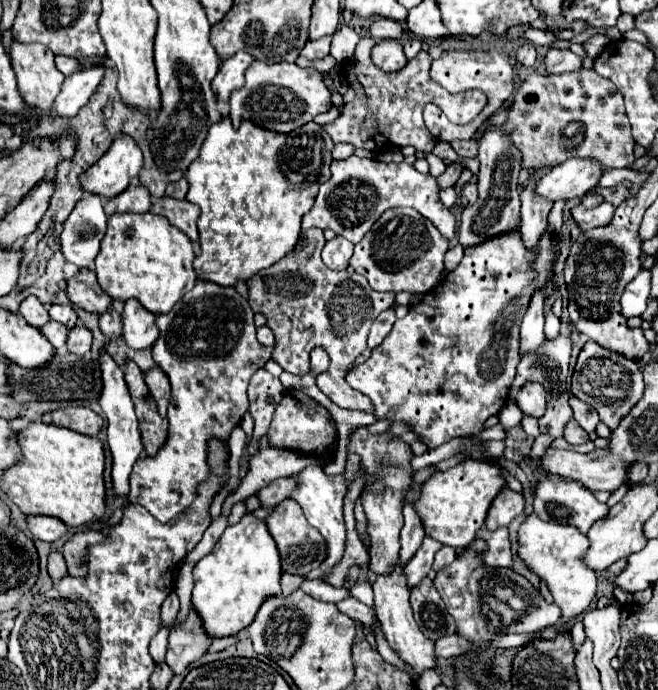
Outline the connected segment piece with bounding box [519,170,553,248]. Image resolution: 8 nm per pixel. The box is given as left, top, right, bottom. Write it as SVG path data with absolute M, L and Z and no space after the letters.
M541 170L531 172L529 182L521 190L521 236L527 248L535 248L539 236L547 228L547 216L553 206L553 200L541 200L541 196L533 196L533 184L541 180Z

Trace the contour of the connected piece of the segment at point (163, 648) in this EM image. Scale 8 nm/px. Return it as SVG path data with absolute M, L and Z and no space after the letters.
M172 626L164 627L151 639L149 644L149 652L157 664L165 661L167 652L168 637Z

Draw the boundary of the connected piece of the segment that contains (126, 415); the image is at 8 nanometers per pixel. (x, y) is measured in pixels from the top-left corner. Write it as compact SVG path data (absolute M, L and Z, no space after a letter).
M101 348L99 350L99 364L101 364L101 380L103 380L103 388L101 388L101 396L99 396L99 404L107 416L107 438L109 438L109 448L113 454L113 486L115 492L125 496L129 492L129 474L131 468L135 464L135 460L139 458L143 444L141 444L141 436L137 430L137 416L135 416L135 408L125 384L125 374L119 368L119 364L111 358L111 354Z

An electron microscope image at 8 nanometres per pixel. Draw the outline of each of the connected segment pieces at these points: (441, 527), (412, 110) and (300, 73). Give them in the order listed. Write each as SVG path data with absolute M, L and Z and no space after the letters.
M467 458L465 462L449 470L435 472L423 484L421 494L415 500L415 508L429 536L459 550L471 544L475 540L477 530L485 526L485 516L491 508L491 502L503 488L507 488L507 482L499 462Z
M373 38L359 40L353 58L341 66L341 74L345 76L345 80L349 80L349 86L355 90L357 96L333 124L325 126L325 132L329 132L333 142L351 142L355 144L355 148L365 148L371 152L381 150L385 144L393 144L399 148L415 146L421 152L433 152L435 138L423 122L425 104L437 104L439 108L443 108L449 120L457 124L471 122L483 110L487 102L483 92L473 90L452 95L429 78L431 56L425 50L421 50L413 60L409 60L403 70L381 72L371 60L373 46Z
M253 62L245 72L245 86L231 94L229 106L229 118L233 120L235 128L241 120L251 120L255 124L261 124L263 128L287 134L311 122L317 114L327 112L333 102L321 72L313 68L299 68L291 62Z

